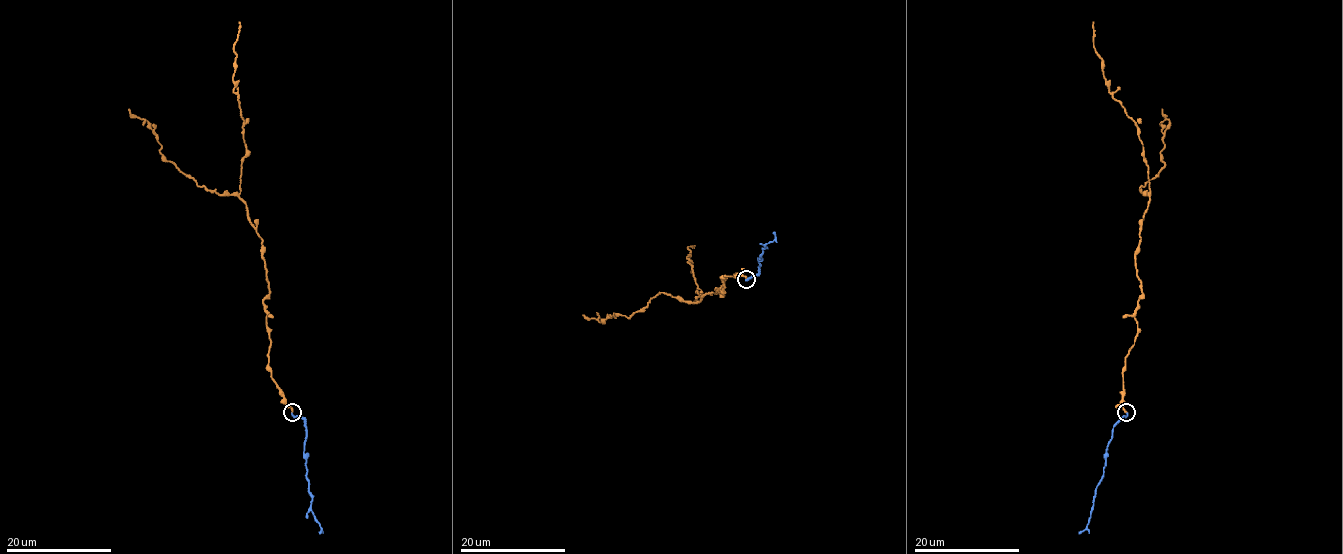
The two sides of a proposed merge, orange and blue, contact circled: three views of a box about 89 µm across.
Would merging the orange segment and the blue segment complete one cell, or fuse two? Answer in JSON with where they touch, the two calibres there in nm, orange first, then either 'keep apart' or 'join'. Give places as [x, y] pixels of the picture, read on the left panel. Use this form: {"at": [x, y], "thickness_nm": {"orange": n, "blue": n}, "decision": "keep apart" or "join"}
{"at": [292, 412], "thickness_nm": {"orange": 200, "blue": 220}, "decision": "join"}

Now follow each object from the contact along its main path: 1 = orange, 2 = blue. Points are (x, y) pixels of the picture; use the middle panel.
1: (745, 279), (724, 276), (718, 290), (723, 295), (717, 289), (693, 303), (700, 295), (686, 257), (693, 247)
2: (745, 279), (755, 277), (760, 266), (757, 260), (765, 245), (774, 239), (773, 232)

